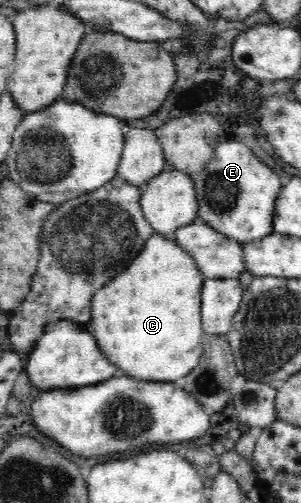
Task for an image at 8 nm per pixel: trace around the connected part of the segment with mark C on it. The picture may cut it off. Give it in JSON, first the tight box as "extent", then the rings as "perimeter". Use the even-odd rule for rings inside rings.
{"extent":[86,233,206,382],"perimeter":[[[154,233],[124,273],[114,277],[92,296],[92,319],[86,324],[87,330],[94,333],[104,356],[116,363],[126,376],[150,382],[174,381],[184,377],[200,363],[203,354],[201,339],[206,333],[201,322],[201,295],[204,280],[196,261],[186,250],[176,245],[176,240]]]}

